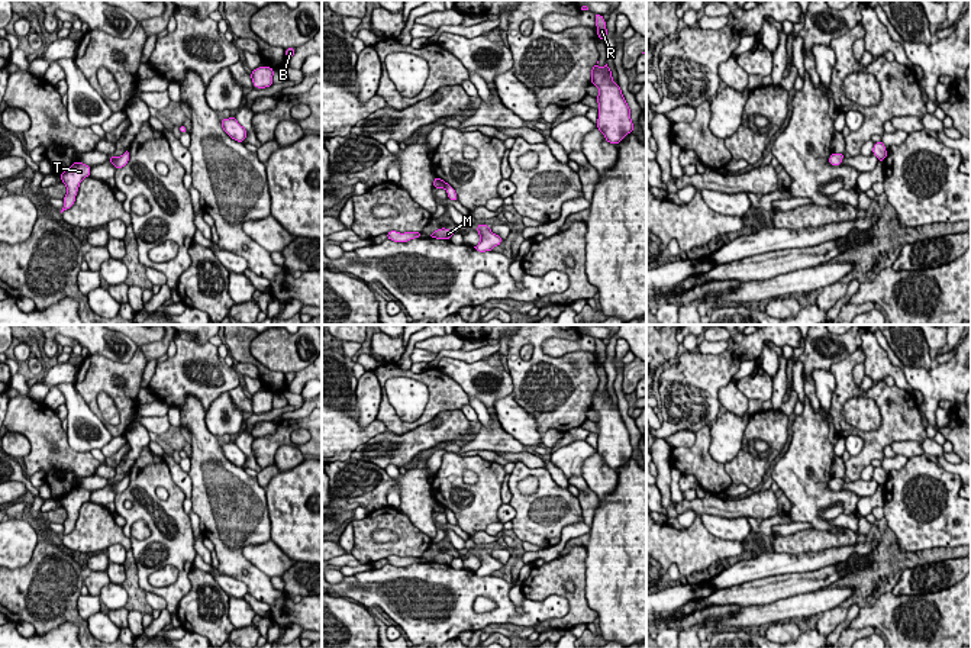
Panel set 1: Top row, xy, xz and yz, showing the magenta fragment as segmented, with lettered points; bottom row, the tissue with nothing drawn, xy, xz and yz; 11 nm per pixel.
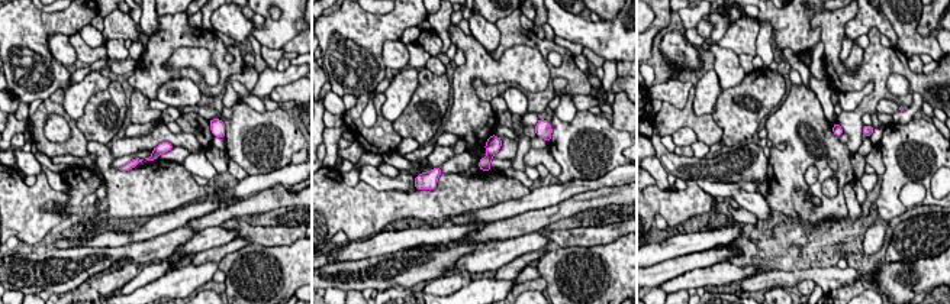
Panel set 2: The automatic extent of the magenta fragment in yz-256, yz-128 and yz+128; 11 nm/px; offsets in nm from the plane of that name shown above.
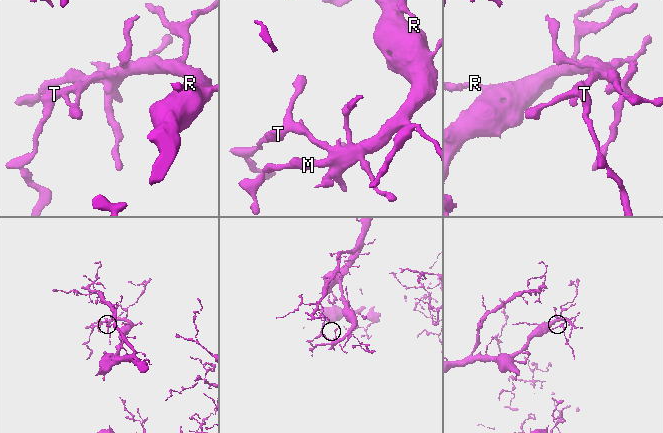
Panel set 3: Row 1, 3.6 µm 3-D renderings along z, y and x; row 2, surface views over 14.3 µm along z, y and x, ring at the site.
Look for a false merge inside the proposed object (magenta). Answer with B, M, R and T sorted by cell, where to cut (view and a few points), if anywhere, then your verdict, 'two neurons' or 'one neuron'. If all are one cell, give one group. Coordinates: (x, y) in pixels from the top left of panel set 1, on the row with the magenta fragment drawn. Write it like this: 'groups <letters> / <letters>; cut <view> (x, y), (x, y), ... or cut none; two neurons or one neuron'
groups B M R T; cut none; one neuron

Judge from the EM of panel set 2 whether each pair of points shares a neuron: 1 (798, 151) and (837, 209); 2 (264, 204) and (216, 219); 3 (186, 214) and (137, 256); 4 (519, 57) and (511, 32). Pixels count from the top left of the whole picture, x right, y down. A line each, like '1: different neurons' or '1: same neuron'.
1: same neuron
2: same neuron
3: different neurons
4: different neurons

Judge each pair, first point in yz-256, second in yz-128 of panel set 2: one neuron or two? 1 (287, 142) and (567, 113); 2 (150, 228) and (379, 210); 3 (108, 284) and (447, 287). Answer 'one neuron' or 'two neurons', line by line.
1: two neurons
2: two neurons
3: one neuron

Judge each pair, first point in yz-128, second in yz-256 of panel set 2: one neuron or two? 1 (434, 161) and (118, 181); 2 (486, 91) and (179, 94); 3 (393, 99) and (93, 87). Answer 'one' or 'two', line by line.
1: two
2: two
3: one

